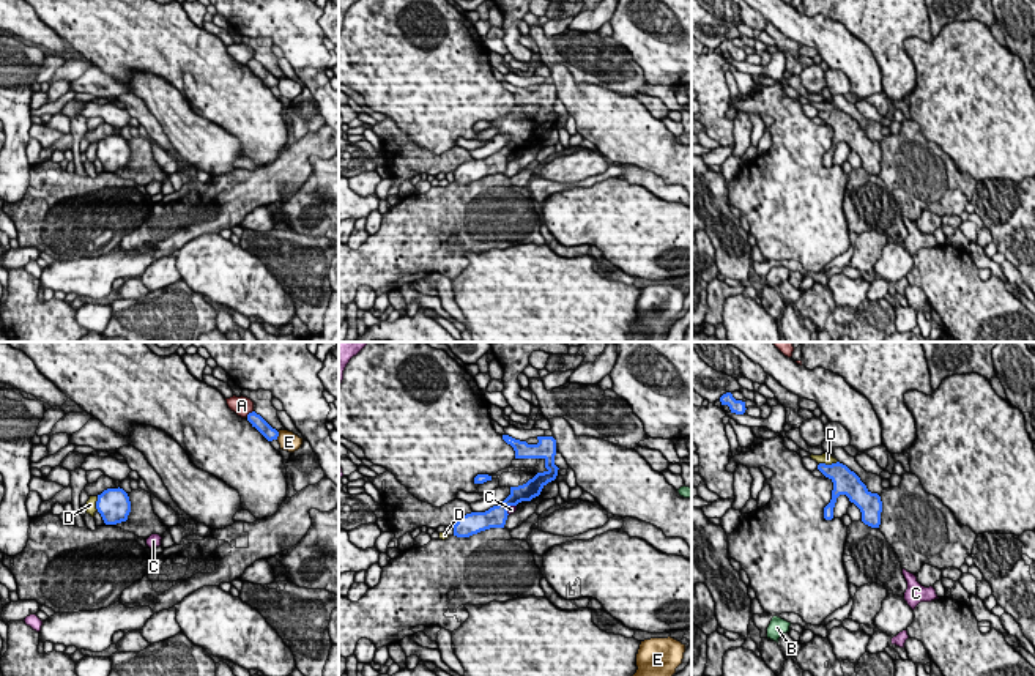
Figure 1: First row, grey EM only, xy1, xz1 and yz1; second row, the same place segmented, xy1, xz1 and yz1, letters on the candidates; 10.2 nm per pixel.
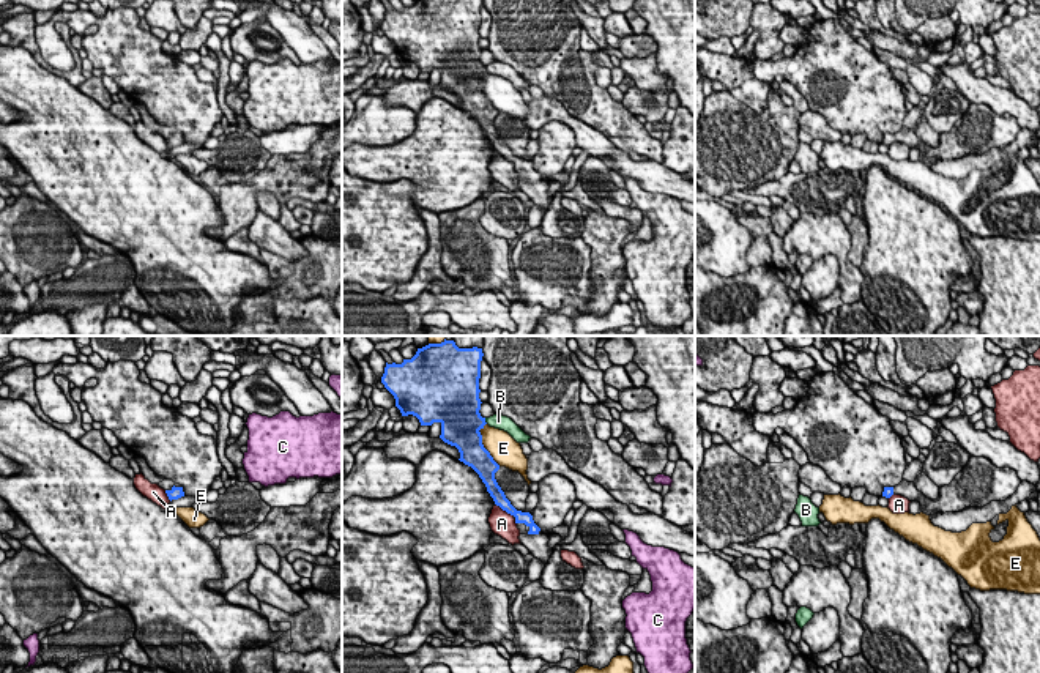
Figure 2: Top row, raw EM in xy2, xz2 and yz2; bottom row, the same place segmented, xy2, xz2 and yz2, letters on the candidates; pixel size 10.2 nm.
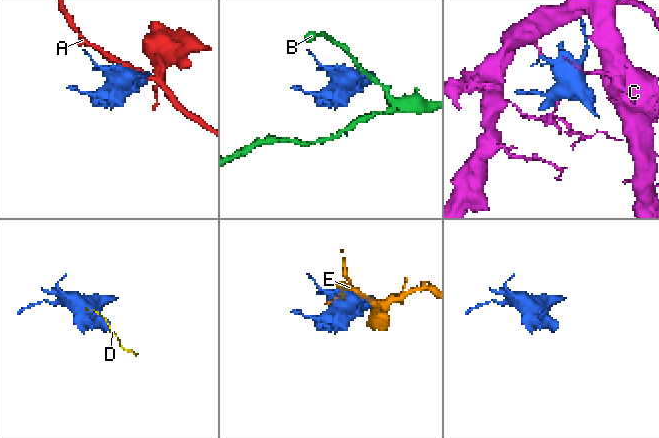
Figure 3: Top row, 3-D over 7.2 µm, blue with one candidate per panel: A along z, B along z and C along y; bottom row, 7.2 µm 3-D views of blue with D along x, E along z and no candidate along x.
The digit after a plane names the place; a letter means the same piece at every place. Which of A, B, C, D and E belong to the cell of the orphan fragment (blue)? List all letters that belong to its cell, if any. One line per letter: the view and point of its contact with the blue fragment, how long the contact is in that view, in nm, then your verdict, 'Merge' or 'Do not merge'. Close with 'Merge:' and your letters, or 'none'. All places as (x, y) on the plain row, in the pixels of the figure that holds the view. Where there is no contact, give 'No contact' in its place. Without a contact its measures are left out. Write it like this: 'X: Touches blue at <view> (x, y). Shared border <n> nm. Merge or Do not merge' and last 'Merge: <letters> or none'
A: Touches blue at xz2 (505, 156). Shared border 240 nm. Do not merge
B: Touches blue at xz2 (484, 68). Shared border 70 nm. Do not merge
C: Touches blue at xz1 (509, 152). Shared border 140 nm. Do not merge
D: Touches blue at yz1 (827, 112). Shared border 190 nm. Do not merge
E: Touches blue at xz2 (482, 92). Shared border 480 nm. Do not merge
Merge: none

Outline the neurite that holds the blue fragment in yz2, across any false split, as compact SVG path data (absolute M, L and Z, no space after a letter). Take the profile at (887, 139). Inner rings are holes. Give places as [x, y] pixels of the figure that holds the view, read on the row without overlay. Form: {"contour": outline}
{"contour": "M971 102L968 112L955 126L939 136L936 147L927 145L917 137L914 129L901 128L895 134L884 134L882 143L890 145L893 140L919 148L922 159L958 159L966 154L983 154L991 148L1005 148L1021 131L1015 117L997 115L985 104Z"}

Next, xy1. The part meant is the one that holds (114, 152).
{"contour": "M107 136L98 142L96 156L106 172L117 172L128 167L131 148L123 136Z"}

